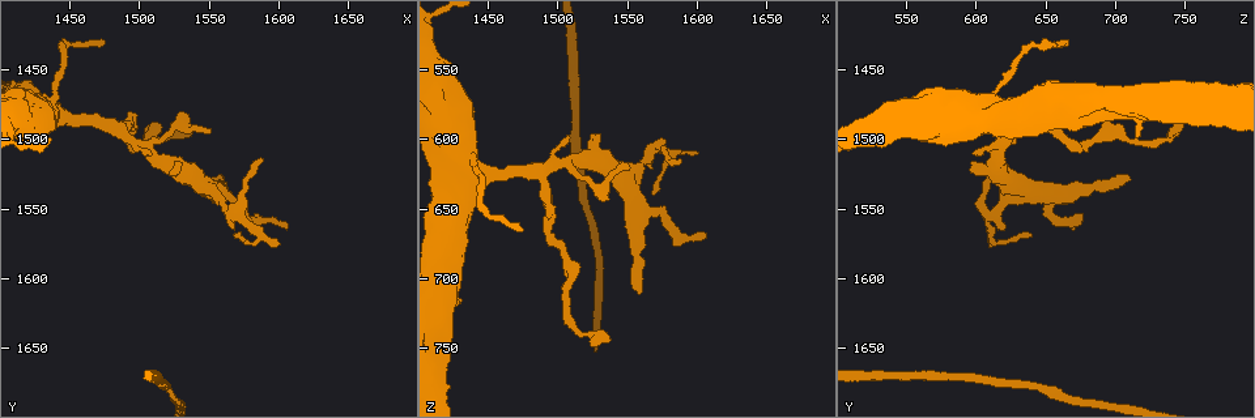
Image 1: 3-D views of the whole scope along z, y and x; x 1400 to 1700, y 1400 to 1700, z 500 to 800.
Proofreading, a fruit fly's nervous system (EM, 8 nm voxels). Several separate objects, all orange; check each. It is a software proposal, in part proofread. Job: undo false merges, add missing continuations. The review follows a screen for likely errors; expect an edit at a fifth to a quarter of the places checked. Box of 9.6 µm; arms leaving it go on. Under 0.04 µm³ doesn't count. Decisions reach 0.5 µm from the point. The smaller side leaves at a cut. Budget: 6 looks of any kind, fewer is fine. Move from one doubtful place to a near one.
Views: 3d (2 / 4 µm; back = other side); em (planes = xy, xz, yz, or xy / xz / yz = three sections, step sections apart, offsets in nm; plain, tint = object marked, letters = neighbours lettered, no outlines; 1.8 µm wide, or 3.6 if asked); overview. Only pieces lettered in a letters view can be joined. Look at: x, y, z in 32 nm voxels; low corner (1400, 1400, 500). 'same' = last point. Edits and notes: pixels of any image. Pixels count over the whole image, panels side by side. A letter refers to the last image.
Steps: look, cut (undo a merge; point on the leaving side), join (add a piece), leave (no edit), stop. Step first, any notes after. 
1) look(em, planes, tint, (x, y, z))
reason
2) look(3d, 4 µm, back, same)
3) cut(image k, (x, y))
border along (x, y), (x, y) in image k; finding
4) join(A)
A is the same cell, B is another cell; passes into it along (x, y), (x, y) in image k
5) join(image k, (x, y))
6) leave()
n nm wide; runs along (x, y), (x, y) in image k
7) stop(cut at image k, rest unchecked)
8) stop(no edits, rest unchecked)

look(3d, 2 µm, (1558, 1528, 708))
an open end

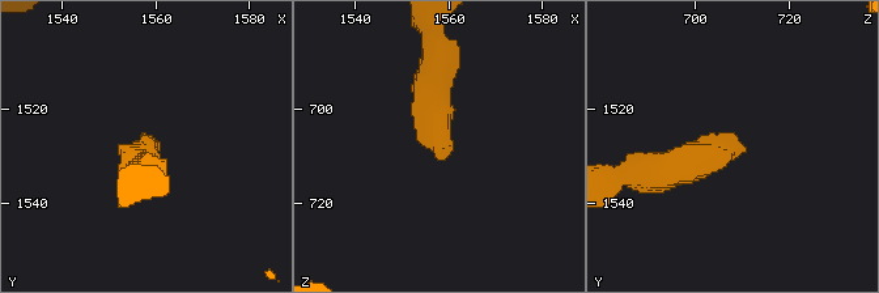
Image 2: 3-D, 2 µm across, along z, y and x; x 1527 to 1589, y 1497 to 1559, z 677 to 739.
look(em, 3.6 µm, xy, step 4, plain, (1559, 1530, 710))
need the tissue

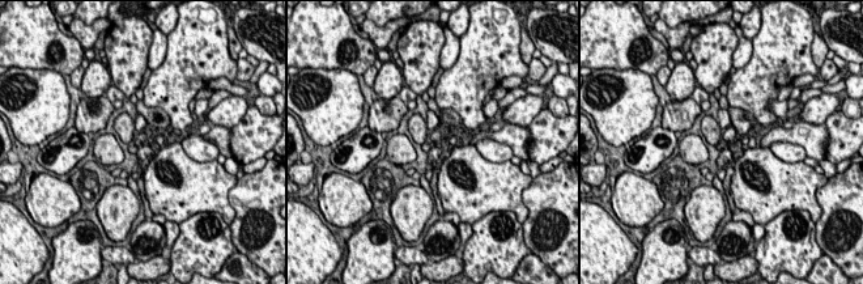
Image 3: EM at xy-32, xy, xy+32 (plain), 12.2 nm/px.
look(em, 3.6 µm, xy, step 4, letters, same)
see the neighbours

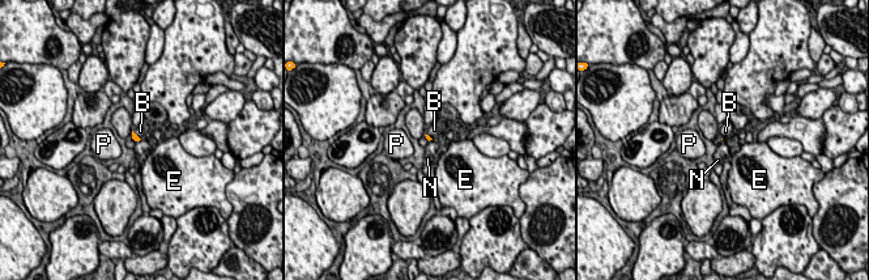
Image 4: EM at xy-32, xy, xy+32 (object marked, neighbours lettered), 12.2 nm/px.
join(B)
B is the same cell, E, N and P are other cells; passes into it along (135, 138), (136, 135), (140, 131) in image 4; it goes on there

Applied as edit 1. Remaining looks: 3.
look(3d, 4 µm, back, (1524, 1488, 746))
tapers out

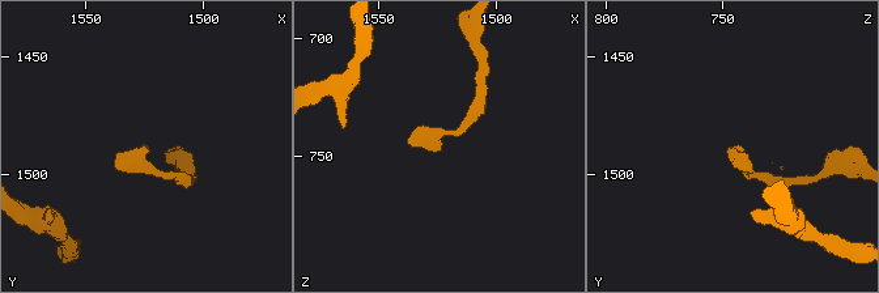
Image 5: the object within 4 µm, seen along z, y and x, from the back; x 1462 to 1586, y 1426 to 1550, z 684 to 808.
look(em, planes, letters, (1523, 1488, 746))

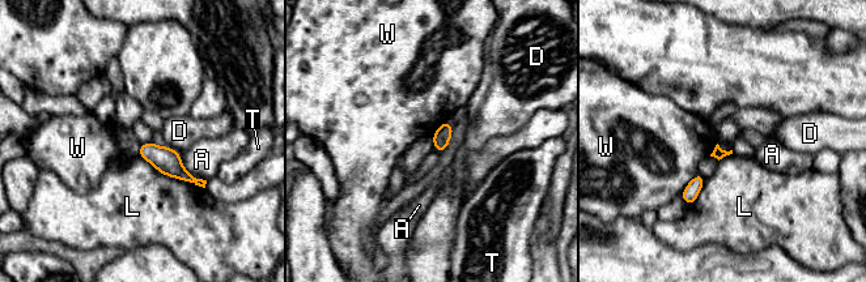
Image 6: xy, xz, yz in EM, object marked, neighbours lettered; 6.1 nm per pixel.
leave()
A, D, L, T and W are other cells; border along (697, 172), (679, 195) in image 6; no lettered piece goes on from it

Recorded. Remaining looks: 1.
look(em, xy, step 16, letters, (1552, 1490, 616))
thin end

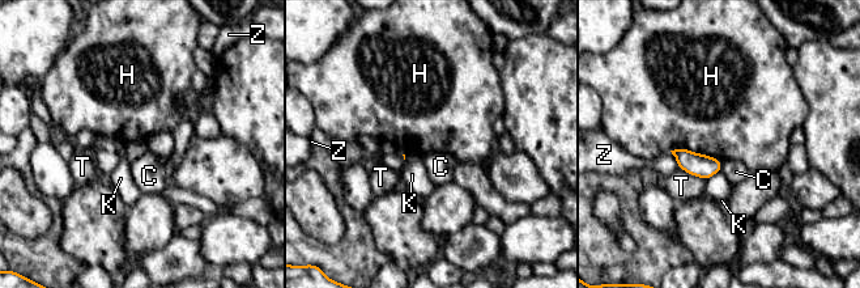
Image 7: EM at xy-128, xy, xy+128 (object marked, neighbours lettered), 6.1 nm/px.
leave()
H touches over 340 nm; C, H, K, T and Z are other cells; border along (669, 151), (688, 148), (722, 161) in image 7; none of them fits

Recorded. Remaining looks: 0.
stop(join at image 4, rest unchecked)

